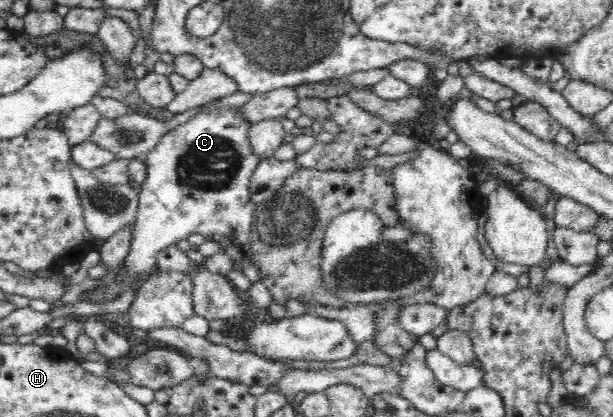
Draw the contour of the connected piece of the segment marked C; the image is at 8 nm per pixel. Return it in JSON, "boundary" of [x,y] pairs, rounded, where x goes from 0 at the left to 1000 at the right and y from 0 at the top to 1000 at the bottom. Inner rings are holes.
{"boundary":[[[347,257],[315,276],[312,288],[292,297],[259,336],[254,355],[232,379],[241,422],[225,458],[227,504],[204,640],[184,676],[145,695],[150,707],[135,722],[170,727],[189,717],[199,700],[220,698],[217,671],[209,664],[256,643],[259,602],[303,573],[308,561],[331,561],[336,573],[356,580],[383,631],[383,650],[393,647],[396,624],[411,609],[406,561],[413,508],[421,494],[409,482],[406,441],[426,388],[406,343],[408,305],[390,259]]]}

